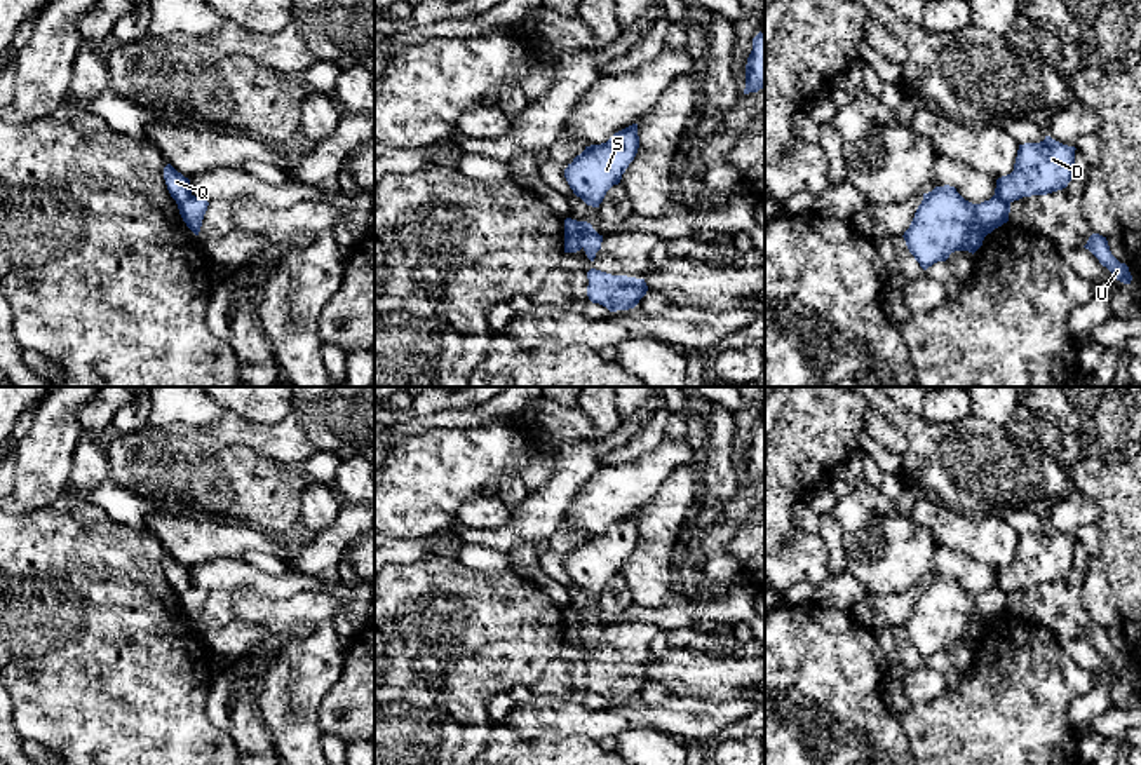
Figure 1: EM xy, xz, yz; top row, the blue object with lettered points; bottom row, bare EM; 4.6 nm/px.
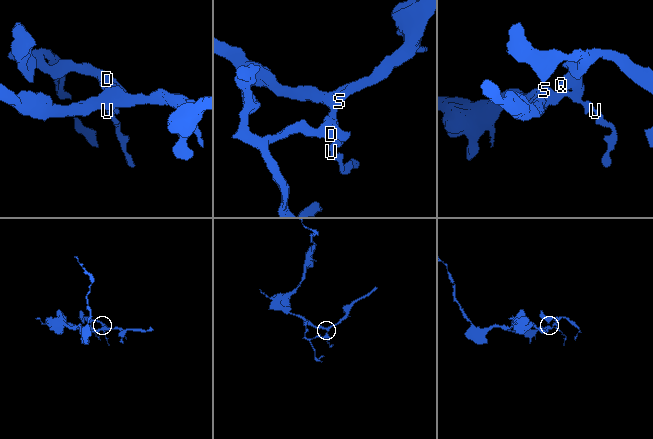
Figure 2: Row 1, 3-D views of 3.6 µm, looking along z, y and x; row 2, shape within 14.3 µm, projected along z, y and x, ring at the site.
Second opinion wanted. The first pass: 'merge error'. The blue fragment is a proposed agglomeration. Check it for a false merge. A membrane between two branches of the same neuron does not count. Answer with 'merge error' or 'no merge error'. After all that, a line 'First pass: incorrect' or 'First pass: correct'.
merge error
First pass: correct

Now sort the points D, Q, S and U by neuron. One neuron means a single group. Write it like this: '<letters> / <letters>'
D Q / S U

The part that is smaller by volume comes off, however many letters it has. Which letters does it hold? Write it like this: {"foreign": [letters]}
{"foreign": ["D", "Q"]}

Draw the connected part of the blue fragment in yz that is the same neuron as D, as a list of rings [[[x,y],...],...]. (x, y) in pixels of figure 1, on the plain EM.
[[[1050,526],[1040,533],[1019,535],[1014,561],[996,570],[993,587],[1010,594],[1066,579],[1073,570],[1075,540]]]

